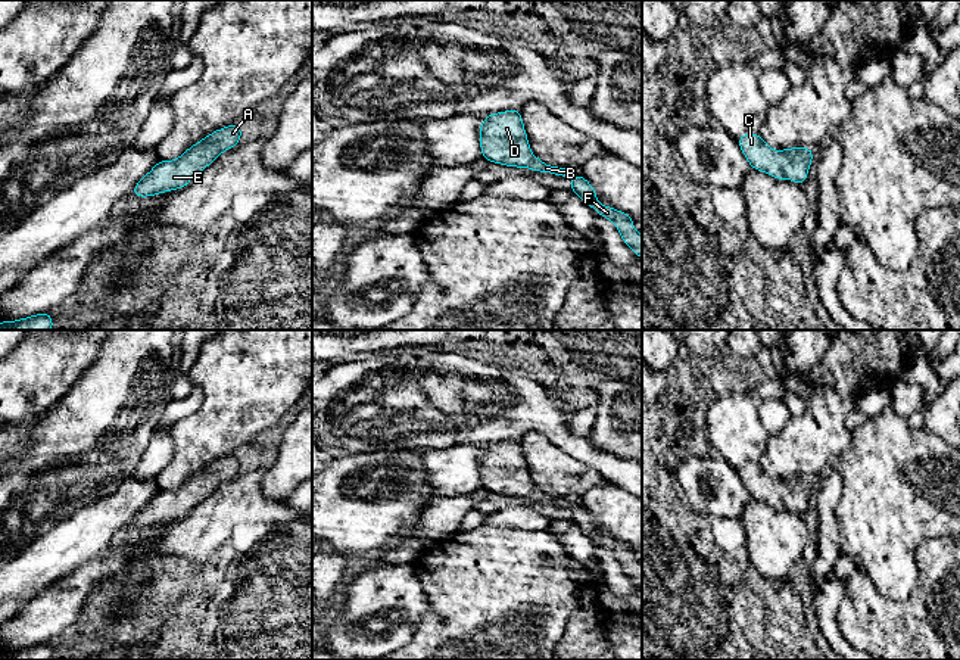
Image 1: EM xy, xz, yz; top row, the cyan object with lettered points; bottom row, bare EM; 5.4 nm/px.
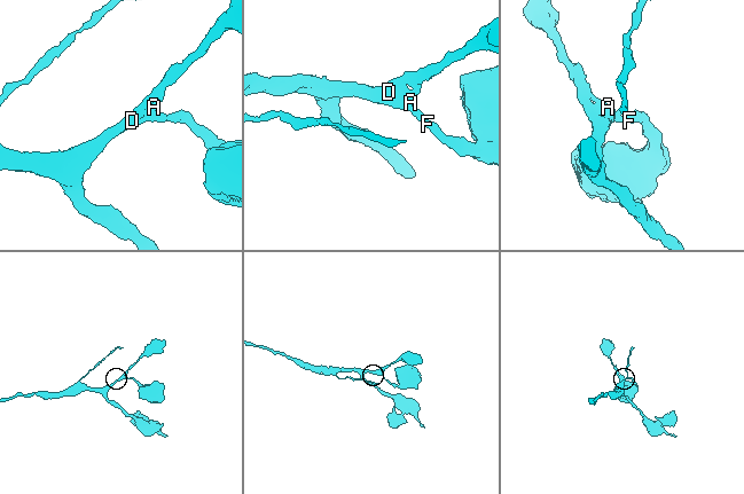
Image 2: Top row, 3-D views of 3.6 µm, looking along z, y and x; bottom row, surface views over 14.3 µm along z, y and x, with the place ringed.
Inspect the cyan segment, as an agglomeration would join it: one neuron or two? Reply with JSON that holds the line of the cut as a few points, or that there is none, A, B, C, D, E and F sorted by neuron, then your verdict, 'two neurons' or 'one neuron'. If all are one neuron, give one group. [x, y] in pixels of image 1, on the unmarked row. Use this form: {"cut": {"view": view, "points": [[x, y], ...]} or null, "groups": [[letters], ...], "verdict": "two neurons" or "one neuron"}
{"cut": null, "groups": [["A", "B", "C", "D", "E", "F"]], "verdict": "one neuron"}

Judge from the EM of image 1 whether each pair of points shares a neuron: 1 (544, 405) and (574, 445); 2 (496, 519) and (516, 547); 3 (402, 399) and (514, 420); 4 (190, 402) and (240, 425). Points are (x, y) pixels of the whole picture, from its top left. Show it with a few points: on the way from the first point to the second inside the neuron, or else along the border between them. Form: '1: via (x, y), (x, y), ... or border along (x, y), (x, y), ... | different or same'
1: via (545, 416), (564, 435) | same
2: border along (483, 523), (536, 531) | different
3: via (430, 401), (460, 401), (464, 405), (486, 408) | same
4: border along (199, 385), (202, 402), (173, 426) | different

